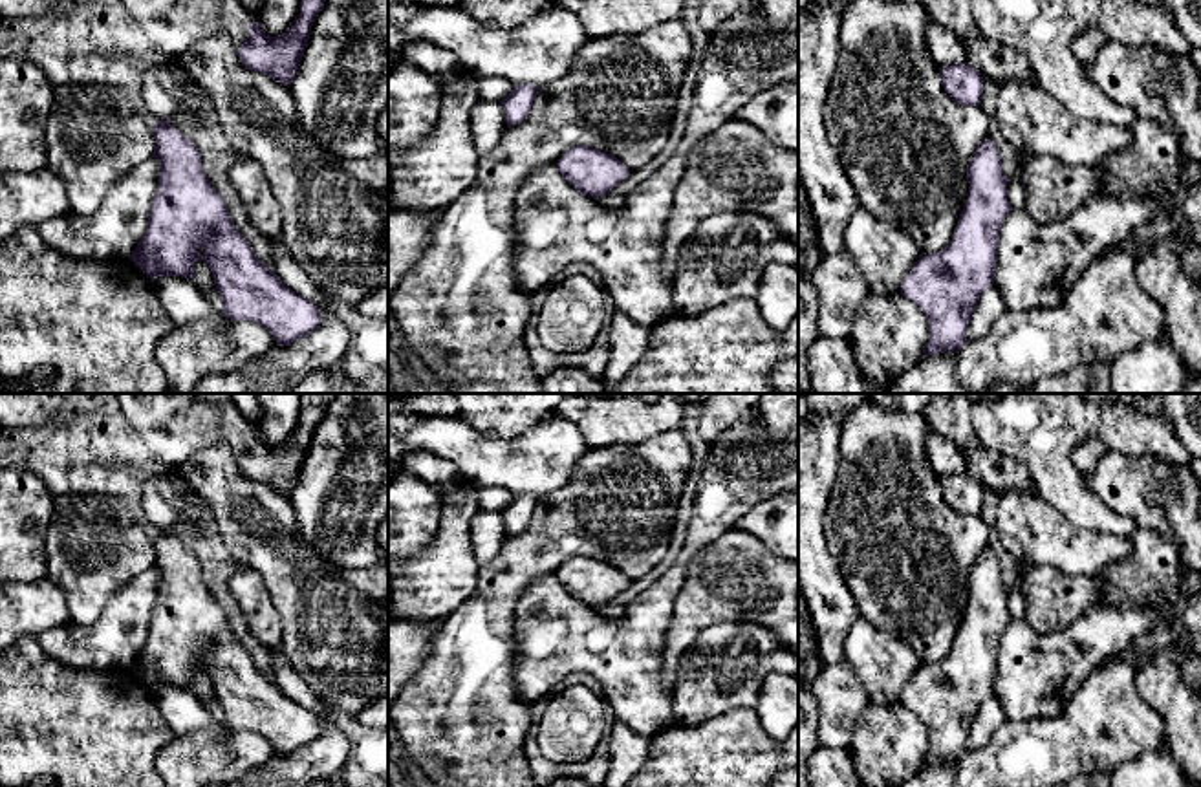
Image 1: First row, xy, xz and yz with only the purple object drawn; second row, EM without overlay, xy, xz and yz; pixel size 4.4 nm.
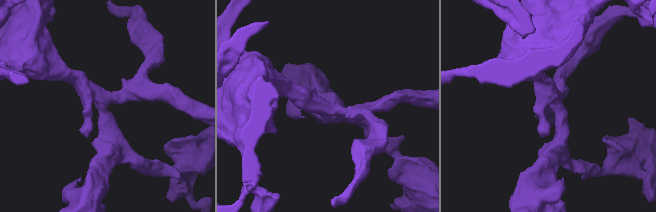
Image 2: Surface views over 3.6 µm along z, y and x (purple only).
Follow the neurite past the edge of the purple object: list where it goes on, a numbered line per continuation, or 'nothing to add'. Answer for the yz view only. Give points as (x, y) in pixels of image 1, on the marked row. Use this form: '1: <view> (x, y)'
nothing to add

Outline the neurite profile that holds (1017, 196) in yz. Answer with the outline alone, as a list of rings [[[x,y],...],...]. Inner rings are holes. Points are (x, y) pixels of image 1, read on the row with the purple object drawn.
[[[1016,172],[1009,179],[1009,185],[1007,185],[1007,199],[1009,199],[1009,203],[1011,203],[1011,207],[1014,210],[1025,210],[1027,196],[1025,196],[1025,189],[1023,189],[1020,172]]]

